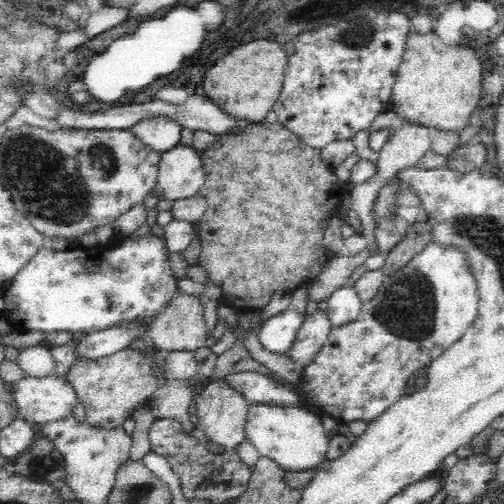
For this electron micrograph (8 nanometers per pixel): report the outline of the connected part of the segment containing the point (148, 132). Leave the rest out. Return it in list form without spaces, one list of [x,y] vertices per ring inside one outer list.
[[[164,117],[145,118],[132,124],[128,133],[156,152],[163,153],[181,142],[181,126]]]

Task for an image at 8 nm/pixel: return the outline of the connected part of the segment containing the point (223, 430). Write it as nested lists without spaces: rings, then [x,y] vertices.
[[[210,381],[196,398],[195,412],[198,417],[198,427],[204,430],[208,441],[220,444],[224,449],[234,449],[245,439],[244,416],[248,408],[249,405],[244,398],[228,385],[220,381]]]

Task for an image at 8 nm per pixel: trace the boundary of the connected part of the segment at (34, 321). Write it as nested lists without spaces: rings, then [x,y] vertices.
[[[152,233],[131,238],[131,236],[113,236],[98,248],[82,248],[74,244],[66,251],[58,252],[49,242],[38,248],[37,254],[26,262],[26,265],[12,278],[10,288],[3,297],[6,302],[3,316],[9,320],[14,330],[20,332],[36,331],[43,333],[66,332],[76,334],[96,334],[102,330],[121,328],[133,332],[133,341],[142,340],[144,334],[150,335],[154,319],[161,315],[178,296],[178,278],[172,271],[170,256],[160,236]]]

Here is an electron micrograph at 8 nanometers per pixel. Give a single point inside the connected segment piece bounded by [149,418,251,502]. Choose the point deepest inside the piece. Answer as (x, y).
(204, 474)

